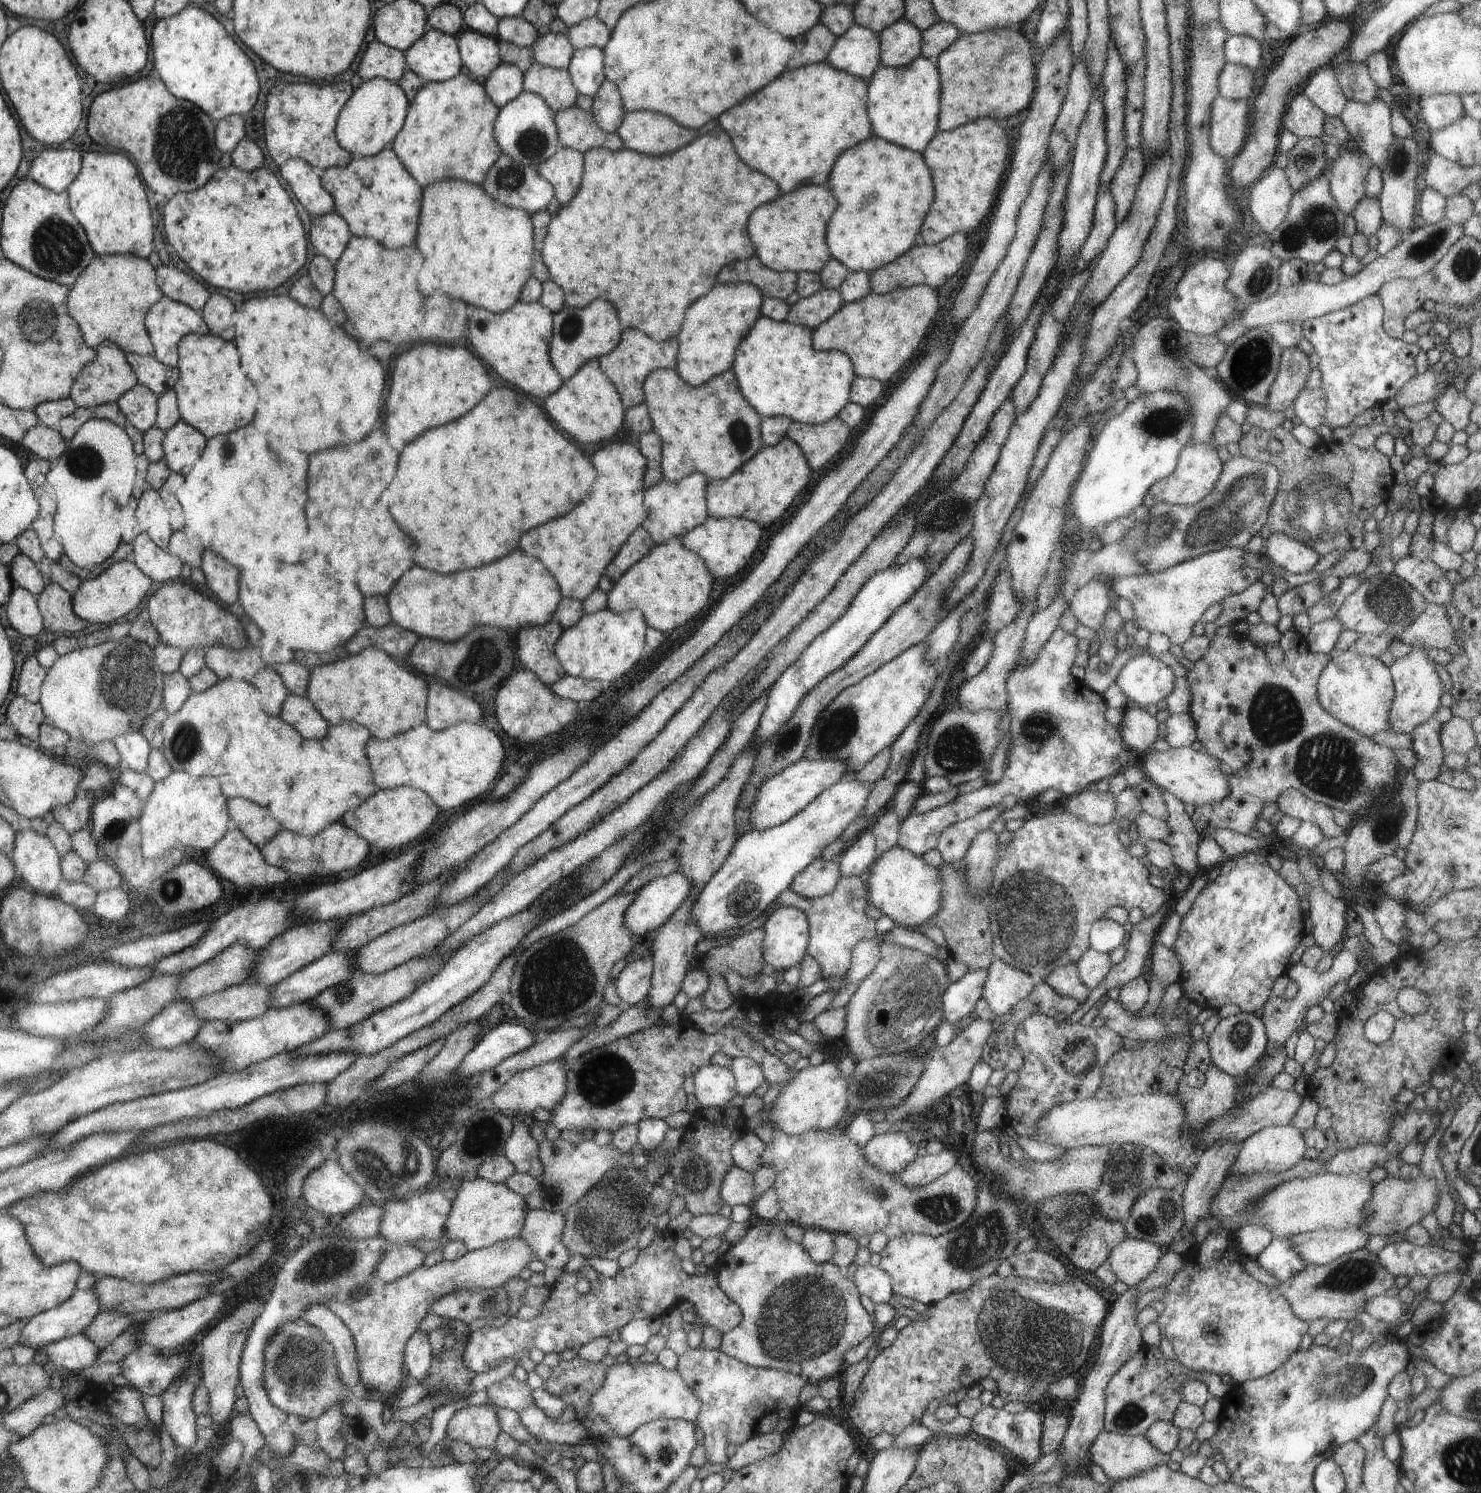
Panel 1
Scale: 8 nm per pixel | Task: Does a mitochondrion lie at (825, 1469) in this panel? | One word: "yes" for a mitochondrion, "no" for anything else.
no

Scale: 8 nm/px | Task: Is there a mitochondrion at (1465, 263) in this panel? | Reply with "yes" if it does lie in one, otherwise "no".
yes

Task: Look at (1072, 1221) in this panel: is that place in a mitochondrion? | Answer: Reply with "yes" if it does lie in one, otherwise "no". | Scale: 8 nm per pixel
yes

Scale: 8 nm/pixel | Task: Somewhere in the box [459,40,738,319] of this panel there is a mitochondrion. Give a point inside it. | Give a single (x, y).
(532, 142)

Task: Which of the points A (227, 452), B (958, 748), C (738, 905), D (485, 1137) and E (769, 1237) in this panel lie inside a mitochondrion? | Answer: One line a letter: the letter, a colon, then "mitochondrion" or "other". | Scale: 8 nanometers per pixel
A: mitochondrion
B: mitochondrion
C: other
D: mitochondrion
E: other

